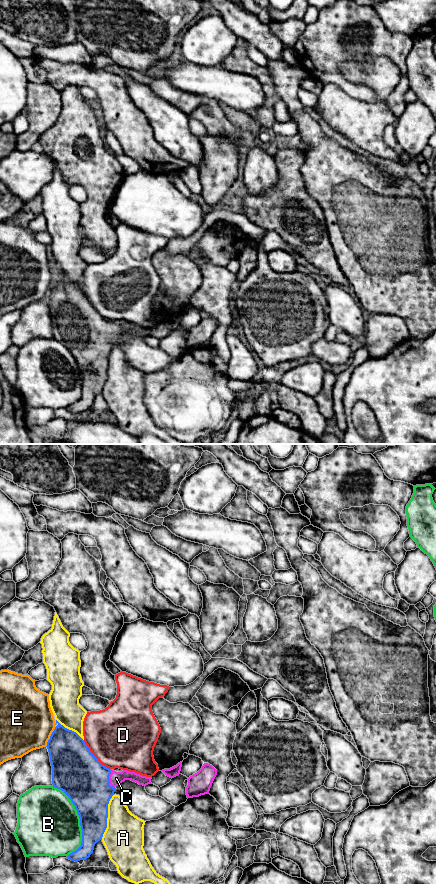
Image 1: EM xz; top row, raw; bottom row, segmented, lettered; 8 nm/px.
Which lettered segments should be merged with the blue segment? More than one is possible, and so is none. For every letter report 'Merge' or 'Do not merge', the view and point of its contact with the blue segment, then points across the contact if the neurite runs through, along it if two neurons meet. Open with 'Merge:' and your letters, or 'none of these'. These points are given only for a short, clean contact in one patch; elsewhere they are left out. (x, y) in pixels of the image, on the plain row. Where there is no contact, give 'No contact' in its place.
Merge: C
A: Do not merge. Touches blue at xz (107, 369)
B: Do not merge. Touches blue at xz (80, 372)
C: Merge. Touches blue at xz (109, 332). Path across: xz (79, 326), (89, 332), (109, 332), (116, 330)
D: Do not merge. Touches blue at xz (94, 308)
E: Do not merge. Touches blue at xz (50, 289)

